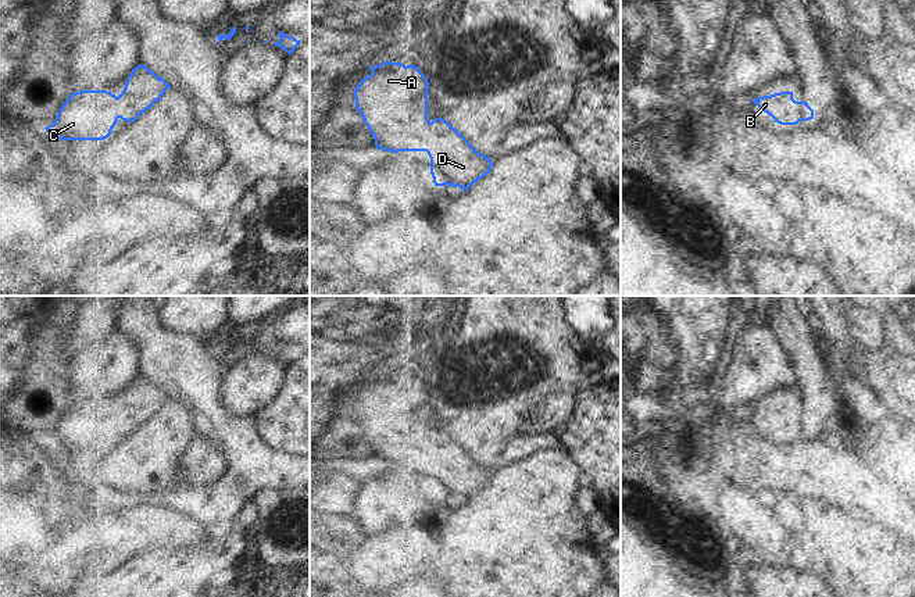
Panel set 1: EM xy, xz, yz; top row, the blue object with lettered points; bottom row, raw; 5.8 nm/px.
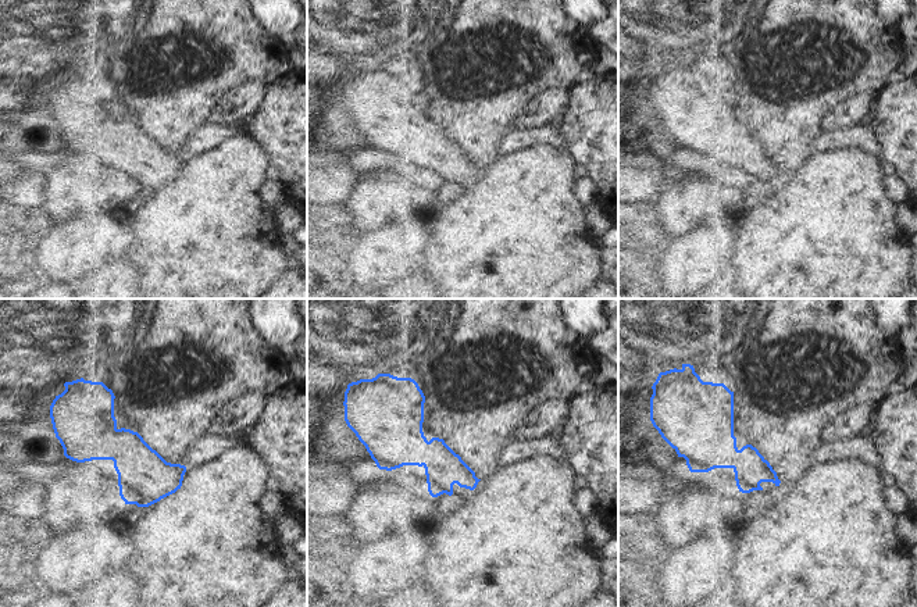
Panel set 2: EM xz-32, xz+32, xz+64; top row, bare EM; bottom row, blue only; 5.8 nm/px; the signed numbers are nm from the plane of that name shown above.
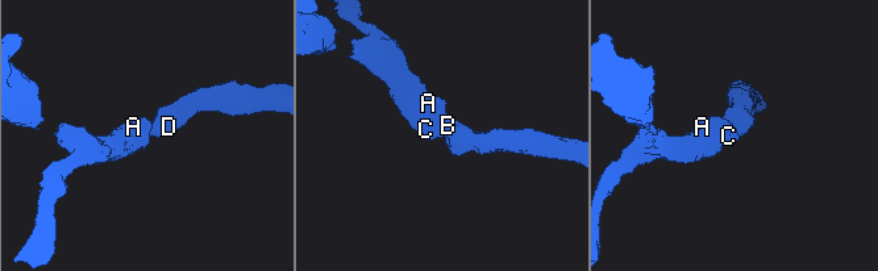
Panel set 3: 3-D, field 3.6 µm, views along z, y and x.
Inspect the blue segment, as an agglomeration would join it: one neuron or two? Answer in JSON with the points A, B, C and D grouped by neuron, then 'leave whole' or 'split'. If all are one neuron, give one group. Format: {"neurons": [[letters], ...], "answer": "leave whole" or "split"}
{"neurons": [["A", "B", "C", "D"]], "answer": "leave whole"}

